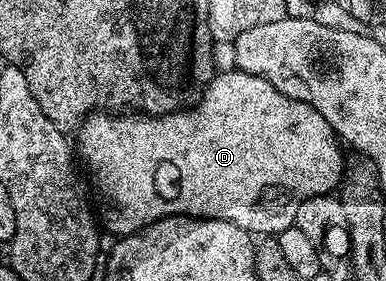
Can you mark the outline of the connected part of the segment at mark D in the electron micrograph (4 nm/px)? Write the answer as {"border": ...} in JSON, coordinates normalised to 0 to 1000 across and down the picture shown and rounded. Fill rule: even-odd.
{"border":[[[622,249],[604,256],[565,253],[552,288],[531,310],[531,331],[521,352],[487,391],[438,399],[427,413],[389,413],[383,406],[280,406],[275,395],[254,395],[220,416],[210,452],[194,473],[194,541],[215,580],[231,594],[231,626],[241,637],[241,669],[262,708],[262,754],[256,740],[256,783],[282,826],[295,826],[295,843],[334,840],[345,826],[370,819],[404,783],[430,783],[438,769],[495,769],[526,783],[575,783],[619,804],[632,826],[668,833],[715,833],[762,808],[769,790],[769,751],[785,719],[795,719],[811,698],[850,698],[881,658],[889,601],[896,594],[896,559],[883,559],[886,502],[870,470],[855,456],[852,438],[795,363],[775,363],[764,349],[744,349],[712,306],[702,306],[697,285],[671,278],[661,263],[640,263]]]}

